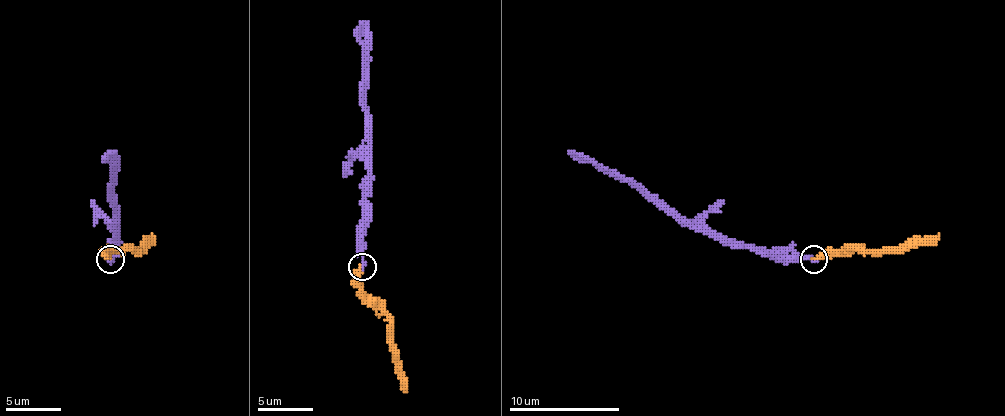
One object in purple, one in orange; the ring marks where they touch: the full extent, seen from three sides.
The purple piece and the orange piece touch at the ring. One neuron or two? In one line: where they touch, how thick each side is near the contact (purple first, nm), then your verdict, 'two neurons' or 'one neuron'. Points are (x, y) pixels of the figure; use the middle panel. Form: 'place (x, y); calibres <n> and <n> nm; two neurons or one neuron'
place (362, 267); calibres 280 and 280 nm; one neuron

